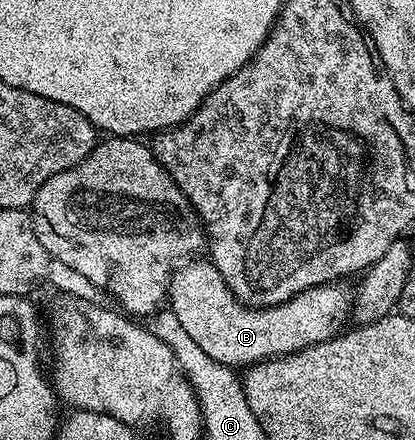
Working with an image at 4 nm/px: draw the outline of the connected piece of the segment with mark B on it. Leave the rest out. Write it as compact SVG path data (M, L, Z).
M196 257L173 270L172 279L168 282L166 303L174 316L178 317L179 324L186 329L188 336L191 336L207 356L233 369L247 369L253 363L274 359L277 355L293 355L295 351L313 347L315 343L325 343L327 339L335 339L341 334L345 326L343 323L350 319L350 291L349 288L347 291L340 286L344 285L339 282L323 283L273 307L247 307L238 301L235 293L226 285L222 273L218 273L211 261Z

